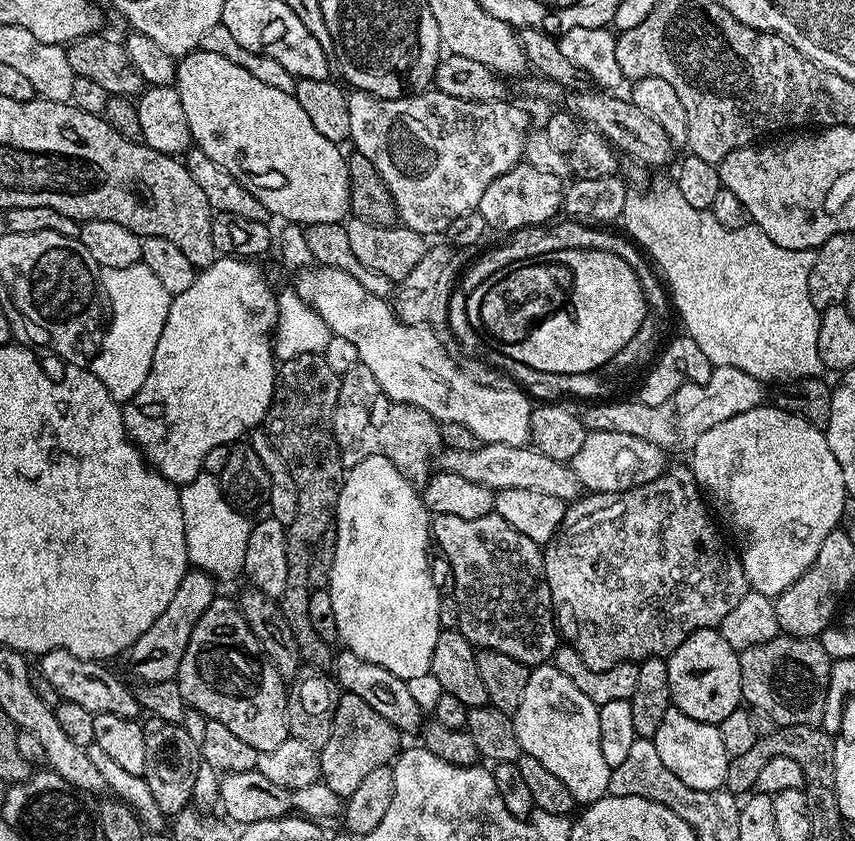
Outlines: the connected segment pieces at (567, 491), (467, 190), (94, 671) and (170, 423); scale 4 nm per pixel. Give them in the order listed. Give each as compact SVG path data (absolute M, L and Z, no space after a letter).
M481 443L474 450L444 448L438 456L438 468L442 472L462 474L462 478L493 490L538 490L538 494L554 494L554 498L565 502L577 499L582 492L578 478L565 461L546 458L546 454L531 446Z
M435 90L395 98L353 91L348 105L351 147L374 162L374 170L392 195L399 223L425 238L432 238L435 232L444 234L456 218L477 211L486 186L524 160L525 137L522 132L520 136L516 108L504 108L492 116L487 100L463 100Z
M55 648L39 657L38 671L54 690L58 690L61 701L78 702L78 706L93 714L118 714L118 718L137 719L142 709L136 693L127 688L114 673L99 660L83 660L61 648Z
M218 258L209 268L201 268L196 273L194 281L187 290L182 290L172 298L170 314L166 314L166 326L162 326L162 338L158 338L158 350L154 350L154 362L146 382L142 382L142 390L134 394L124 405L124 425L132 443L139 448L145 460L156 471L161 472L166 479L174 485L181 486L191 482L200 473L204 472L206 454L214 450L214 446L229 446L237 443L241 438L247 437L253 430L259 429L265 423L268 411L272 405L272 395L276 389L276 374L278 361L273 355L273 332L276 331L276 316L279 314L277 293L268 285L264 272L259 263L239 258Z

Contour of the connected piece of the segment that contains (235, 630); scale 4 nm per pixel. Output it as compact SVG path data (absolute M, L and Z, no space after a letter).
M217 598L202 618L198 618L186 654L182 654L175 681L189 709L209 720L222 722L222 726L238 734L238 738L254 746L254 750L260 753L274 750L274 746L289 739L285 677L280 676L275 666L264 657L256 635L233 601L231 604Z

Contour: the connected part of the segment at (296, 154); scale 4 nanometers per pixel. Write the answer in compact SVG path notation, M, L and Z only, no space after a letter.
M199 50L189 52L177 63L174 86L182 98L182 110L186 110L186 120L190 126L193 145L199 152L206 154L206 158L210 158L210 162L218 162L218 166L222 166L222 170L226 170L238 183L246 186L246 190L250 190L250 194L254 194L254 198L258 198L258 202L262 202L262 206L266 206L266 210L273 217L281 216L282 221L289 224L307 226L310 224L338 224L349 215L350 178L348 177L348 161L345 153L342 151L341 145L330 142L330 138L325 138L323 134L318 134L318 130L314 130L310 117L306 115L306 110L302 110L302 106L298 106L293 93L274 90L274 86L266 86L266 82L258 82L258 78L254 78L254 74L250 74L250 70L242 70L242 66L234 66L234 62L230 62L230 58L222 58L222 54L210 54Z

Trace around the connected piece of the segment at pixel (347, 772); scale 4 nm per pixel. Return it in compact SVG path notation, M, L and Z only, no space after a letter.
M344 692L336 703L334 714L334 726L330 730L330 738L319 749L320 753L320 774L322 783L330 786L334 794L342 798L354 794L354 790L365 781L365 777L378 767L391 765L401 751L402 733L395 728L374 706L362 702L358 694Z

